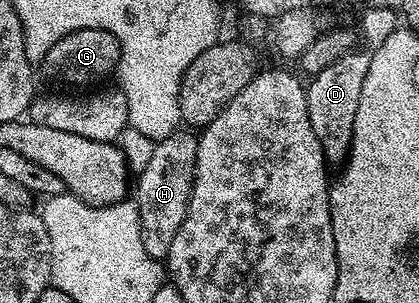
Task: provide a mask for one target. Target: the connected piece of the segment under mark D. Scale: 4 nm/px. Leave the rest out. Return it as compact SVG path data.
M354 49L340 56L333 64L321 69L318 75L308 80L305 96L307 113L311 117L311 129L319 137L319 145L325 154L326 164L344 164L349 158L353 130L355 129L355 112L359 110L359 93L363 93L363 81L367 81L367 69L370 52Z

